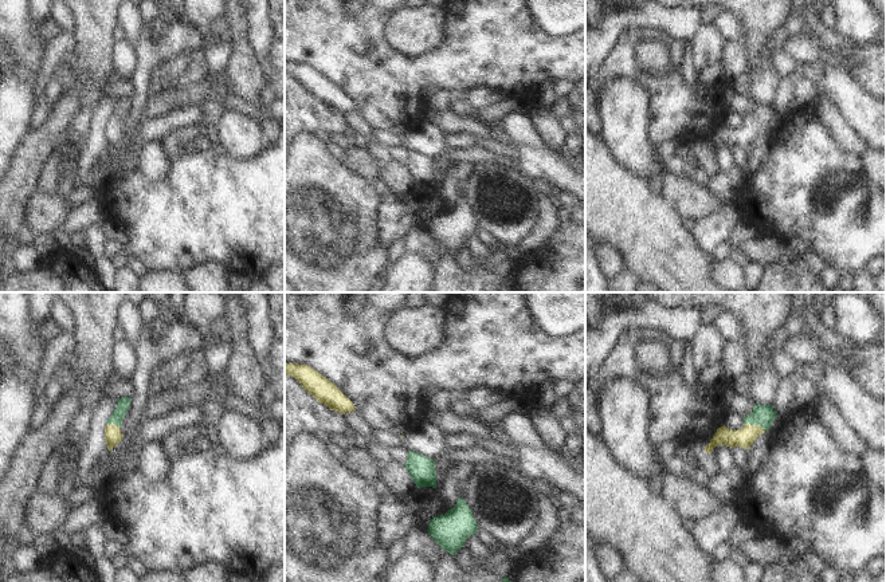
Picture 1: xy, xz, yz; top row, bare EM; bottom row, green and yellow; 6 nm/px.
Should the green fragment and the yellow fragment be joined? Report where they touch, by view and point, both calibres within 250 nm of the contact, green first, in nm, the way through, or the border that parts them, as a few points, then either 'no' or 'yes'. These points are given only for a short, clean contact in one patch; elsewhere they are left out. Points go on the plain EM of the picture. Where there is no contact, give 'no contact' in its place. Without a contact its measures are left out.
meets green in yz at (755, 124); 130 nm thick on the green side, 120 nm on the other; runs through yz (763, 114), (755, 124), (744, 137); yes

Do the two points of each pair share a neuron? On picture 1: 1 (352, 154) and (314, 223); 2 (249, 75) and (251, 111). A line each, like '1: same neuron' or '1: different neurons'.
1: different neurons
2: different neurons

